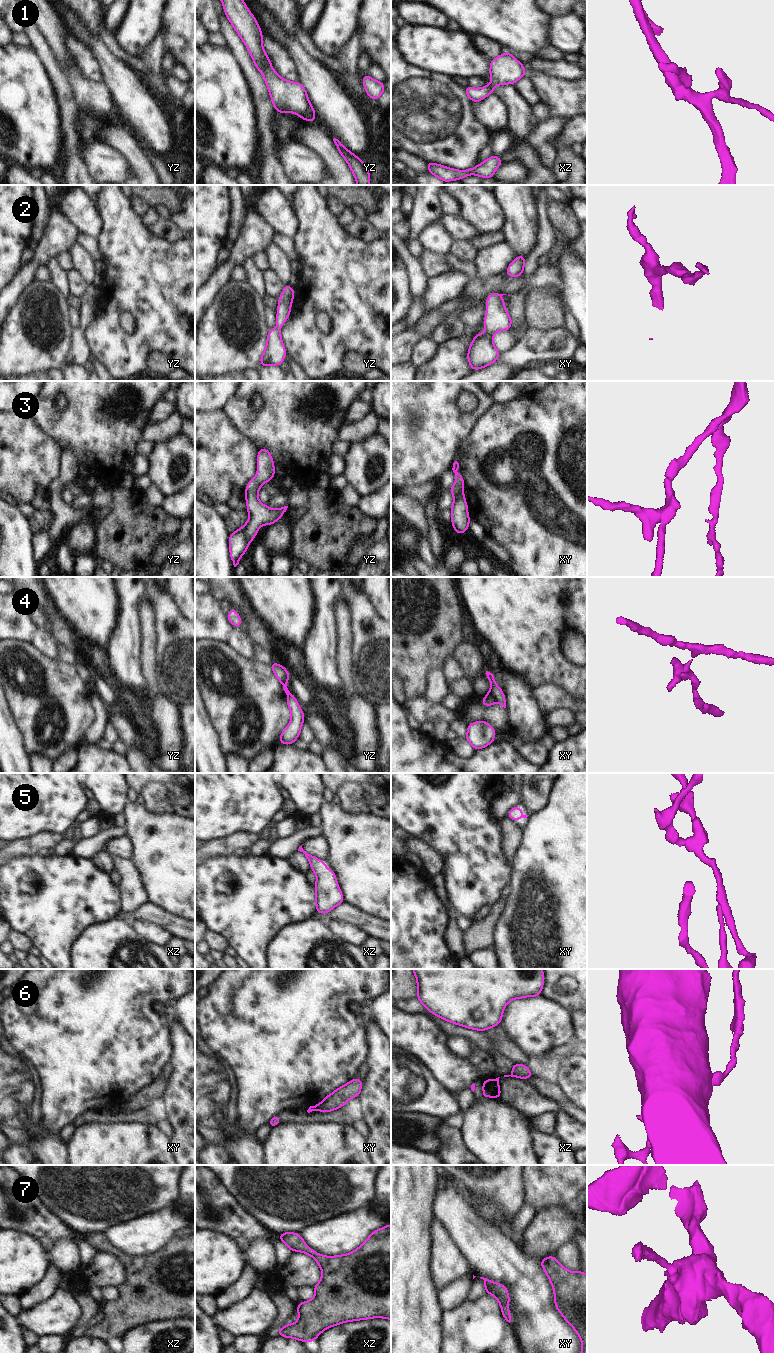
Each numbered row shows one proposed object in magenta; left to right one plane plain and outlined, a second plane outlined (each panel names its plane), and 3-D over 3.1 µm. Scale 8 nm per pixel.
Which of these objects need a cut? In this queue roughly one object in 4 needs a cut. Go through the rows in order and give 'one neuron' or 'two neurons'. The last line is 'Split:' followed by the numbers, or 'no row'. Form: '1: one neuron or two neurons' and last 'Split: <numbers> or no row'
1: one neuron
2: one neuron
3: one neuron
4: two neurons
5: one neuron
6: two neurons
7: one neuron
Split: 4, 6

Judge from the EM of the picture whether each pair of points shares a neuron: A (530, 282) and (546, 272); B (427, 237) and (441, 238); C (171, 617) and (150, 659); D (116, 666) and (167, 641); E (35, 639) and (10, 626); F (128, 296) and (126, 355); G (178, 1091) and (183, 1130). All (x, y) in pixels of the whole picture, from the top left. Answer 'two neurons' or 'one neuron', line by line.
A: one neuron
B: one neuron
C: two neurons
D: two neurons
E: one neuron
F: one neuron
G: one neuron

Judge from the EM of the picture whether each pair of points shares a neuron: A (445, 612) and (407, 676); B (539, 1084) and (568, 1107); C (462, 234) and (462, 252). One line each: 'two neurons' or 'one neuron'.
A: one neuron
B: one neuron
C: two neurons

